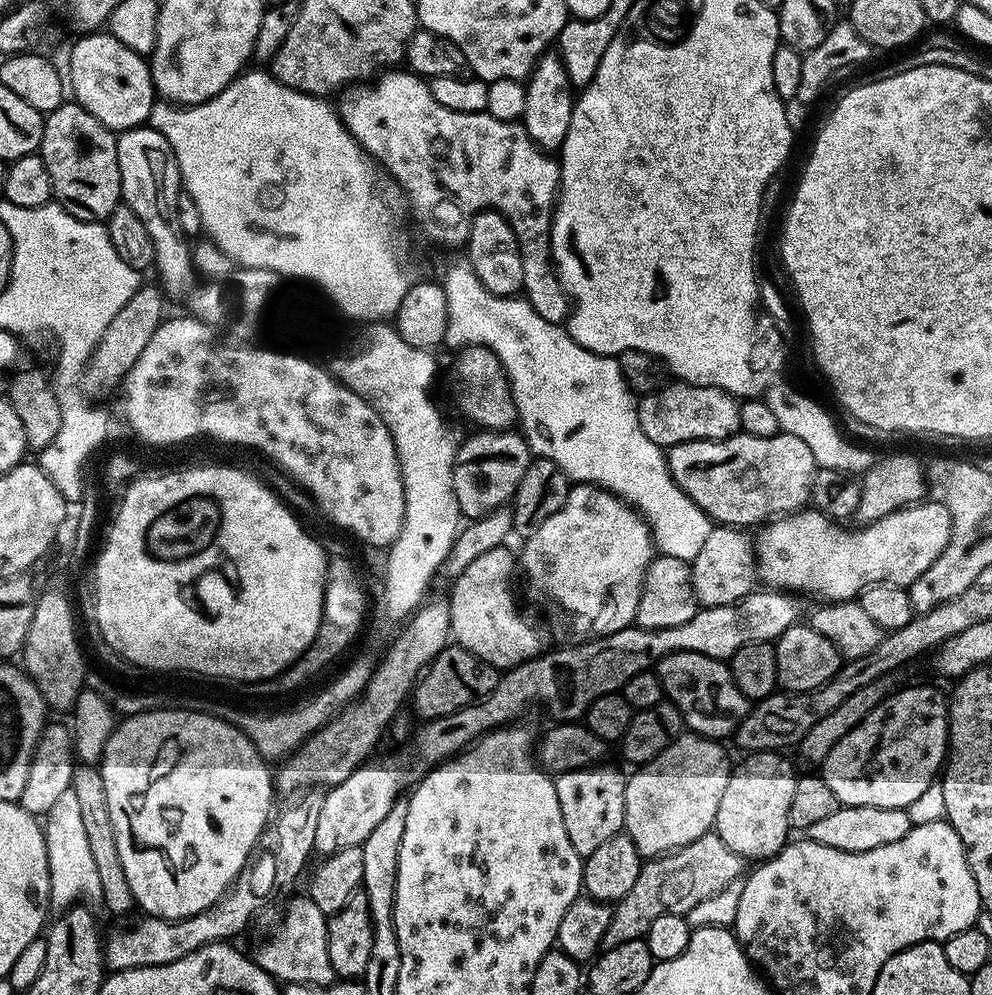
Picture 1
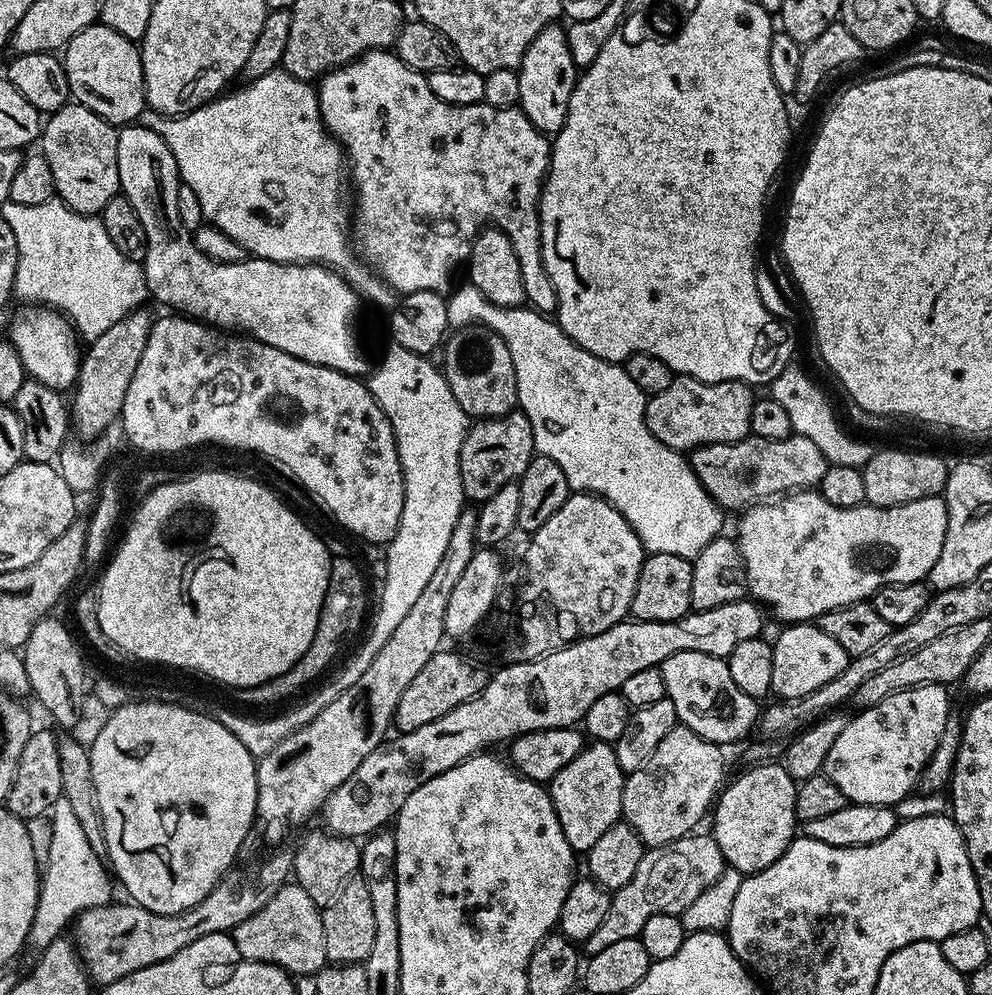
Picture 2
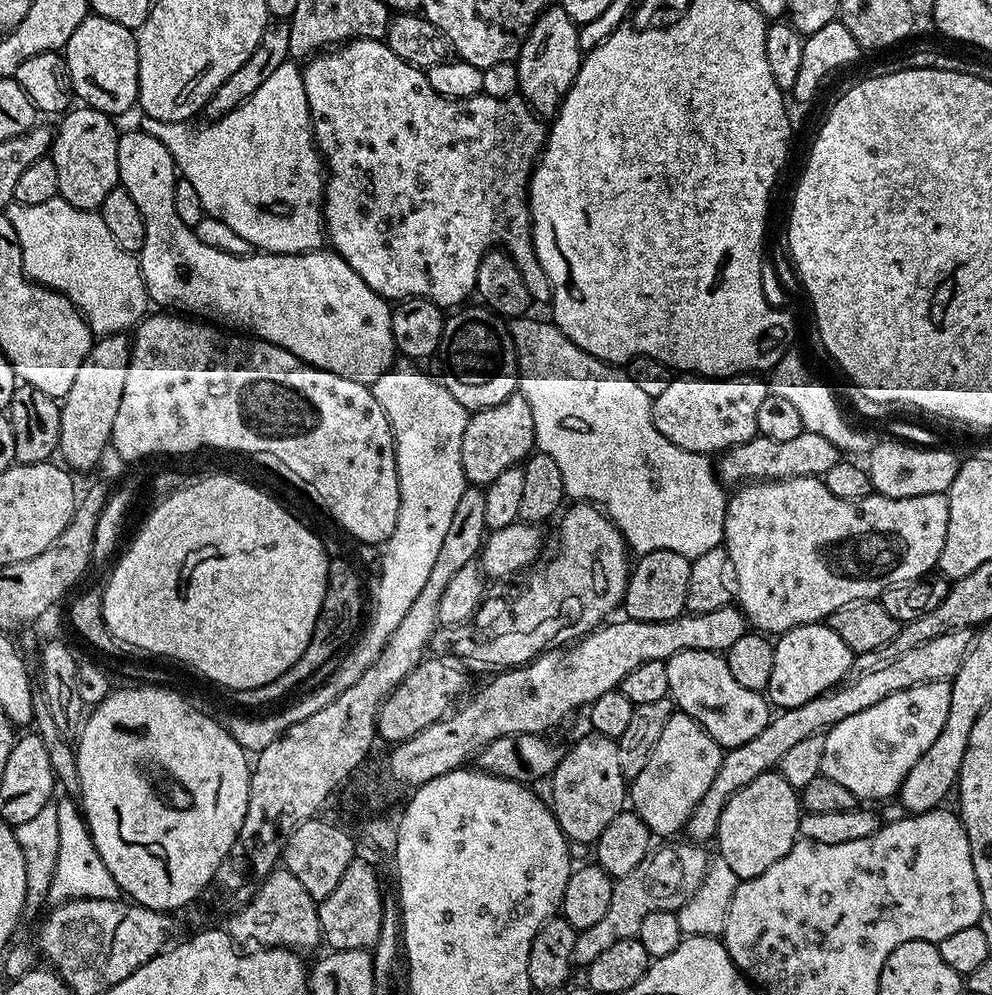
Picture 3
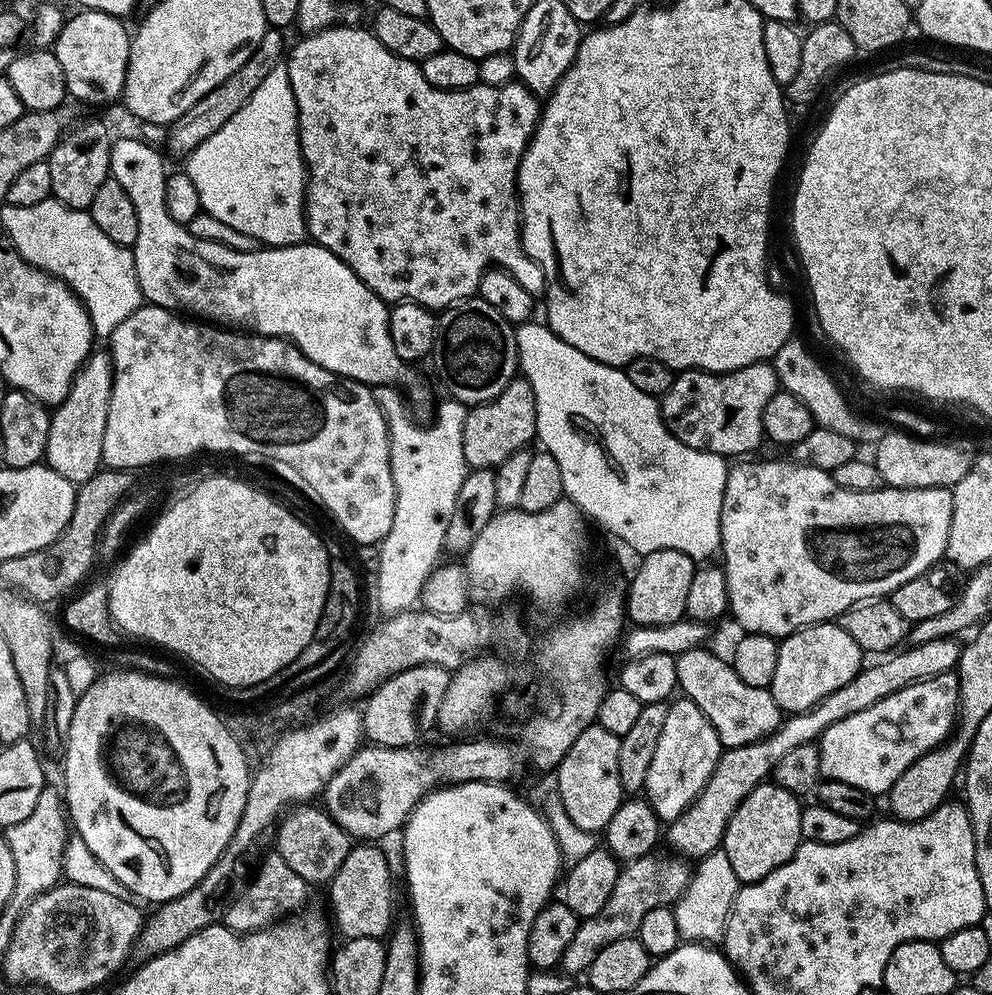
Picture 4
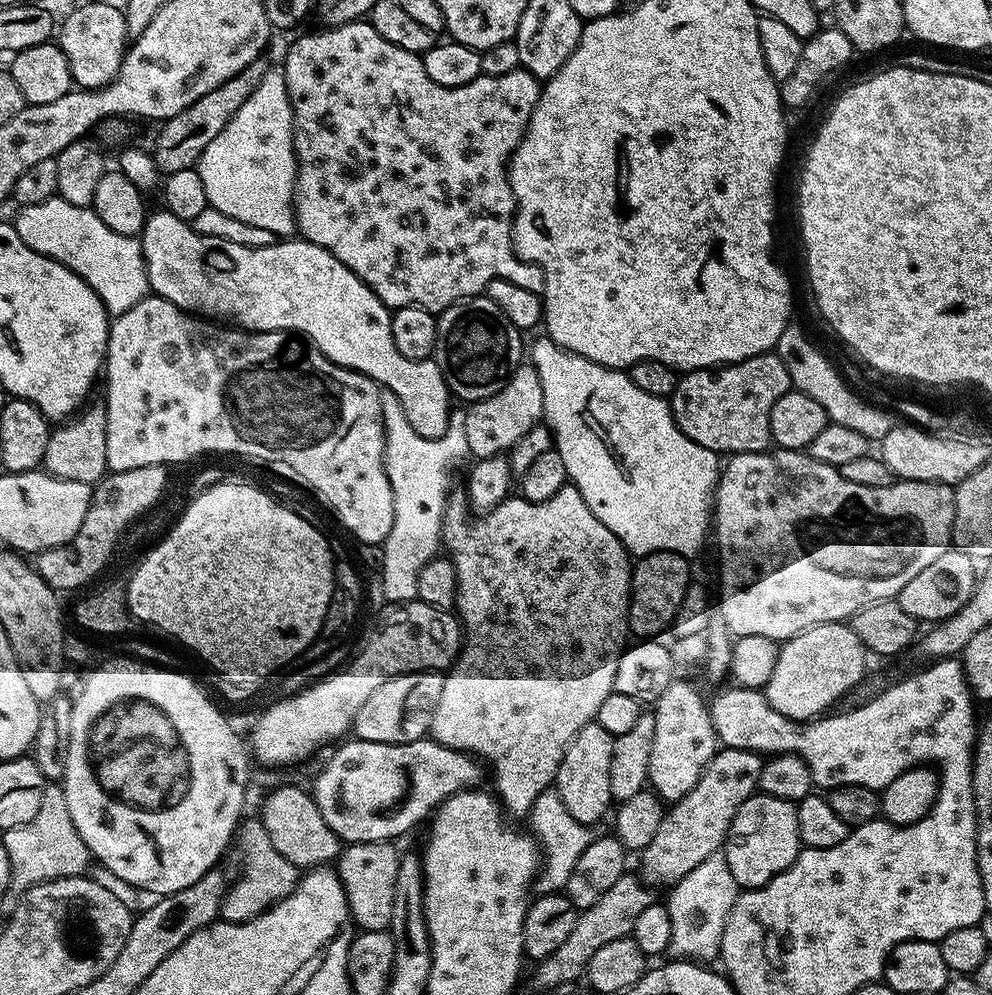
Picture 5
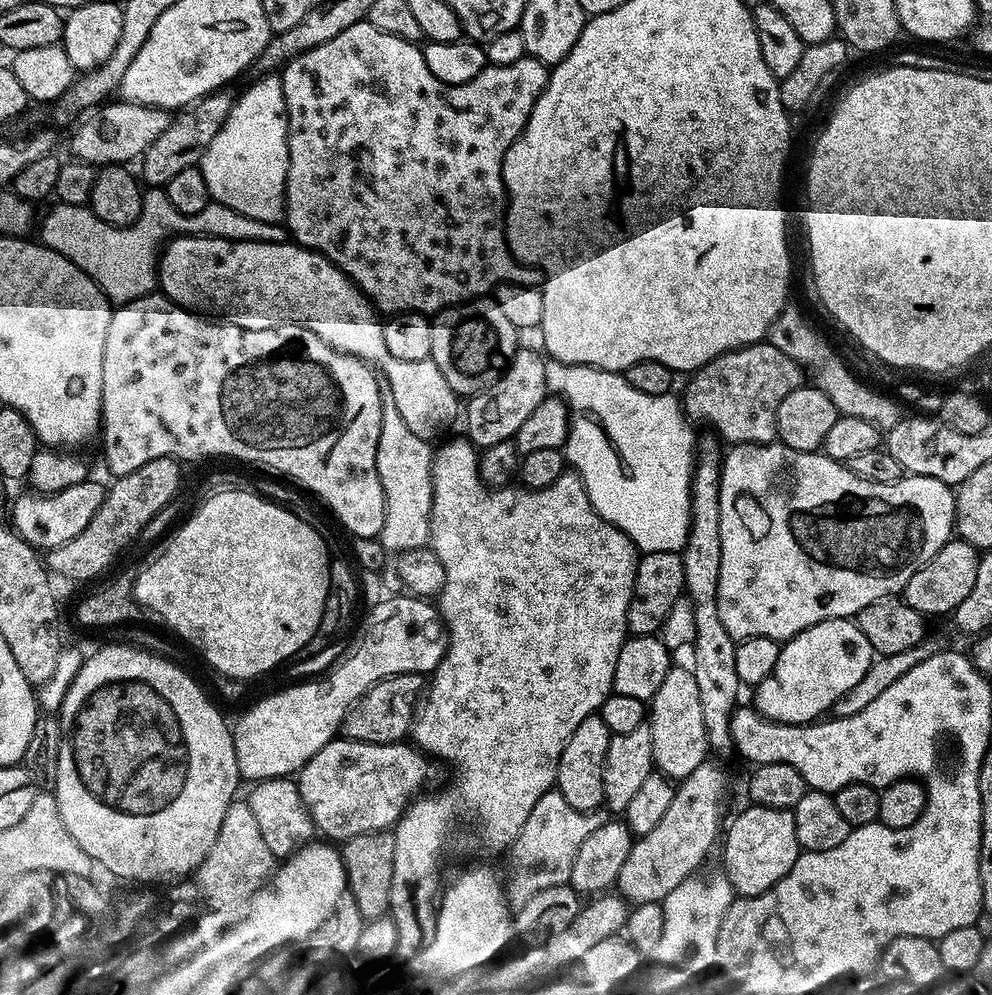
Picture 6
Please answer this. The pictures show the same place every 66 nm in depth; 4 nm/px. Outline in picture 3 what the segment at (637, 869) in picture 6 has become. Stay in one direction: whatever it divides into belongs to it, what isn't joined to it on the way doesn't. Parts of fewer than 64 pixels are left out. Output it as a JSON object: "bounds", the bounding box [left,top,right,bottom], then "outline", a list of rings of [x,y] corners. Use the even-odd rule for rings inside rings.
{"bounds":[686,628,974,842],"outline":[[[959,628],[950,630],[946,634],[938,634],[938,638],[930,638],[930,642],[922,642],[922,646],[914,646],[914,650],[906,650],[906,654],[898,654],[898,658],[886,662],[870,674],[849,679],[841,686],[815,696],[802,706],[789,708],[776,714],[780,716],[774,717],[772,724],[766,725],[761,732],[759,729],[752,735],[750,742],[737,748],[727,749],[721,755],[718,774],[710,790],[702,794],[698,806],[694,806],[690,814],[686,825],[687,839],[692,842],[711,841],[716,835],[722,810],[729,798],[738,789],[745,788],[751,780],[758,778],[758,774],[773,771],[779,765],[782,754],[786,754],[786,750],[792,749],[797,742],[802,742],[802,738],[823,733],[853,714],[862,714],[862,710],[870,710],[870,706],[882,702],[882,698],[890,698],[890,694],[898,694],[898,690],[910,690],[910,686],[918,686],[926,682],[952,681],[958,674],[958,666],[962,666],[966,654],[971,650],[973,639],[974,632],[970,628]]]}

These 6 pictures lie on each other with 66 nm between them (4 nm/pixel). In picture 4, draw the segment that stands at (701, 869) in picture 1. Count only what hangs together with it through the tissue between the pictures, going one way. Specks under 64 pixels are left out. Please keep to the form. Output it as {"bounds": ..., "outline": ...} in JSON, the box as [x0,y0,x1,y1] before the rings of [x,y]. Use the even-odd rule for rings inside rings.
{"bounds":[561,859,690,975],"outline":[[[672,859],[676,860],[664,860],[661,864],[632,862],[619,869],[606,906],[598,915],[581,921],[573,941],[566,948],[561,960],[563,971],[566,970],[570,974],[580,973],[580,975],[585,973],[593,964],[599,950],[604,949],[610,942],[635,935],[640,929],[643,918],[650,910],[675,905],[676,899],[686,890],[690,879],[690,868],[684,865],[687,863],[683,859]]]}

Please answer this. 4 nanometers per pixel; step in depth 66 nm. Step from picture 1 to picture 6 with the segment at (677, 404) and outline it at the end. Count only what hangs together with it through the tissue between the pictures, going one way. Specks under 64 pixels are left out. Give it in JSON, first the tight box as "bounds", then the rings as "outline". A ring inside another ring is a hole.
{"bounds":[682,342,806,445],"outline":[[[761,342],[759,344],[748,344],[745,348],[735,348],[733,352],[722,354],[706,366],[697,368],[691,373],[688,385],[684,388],[682,395],[682,407],[684,415],[689,421],[705,420],[711,431],[721,441],[729,445],[738,444],[770,444],[777,439],[776,415],[778,414],[778,402],[790,394],[790,390],[801,387],[806,380],[805,369],[796,363],[794,358],[786,358],[782,350],[778,350],[773,344]]]}

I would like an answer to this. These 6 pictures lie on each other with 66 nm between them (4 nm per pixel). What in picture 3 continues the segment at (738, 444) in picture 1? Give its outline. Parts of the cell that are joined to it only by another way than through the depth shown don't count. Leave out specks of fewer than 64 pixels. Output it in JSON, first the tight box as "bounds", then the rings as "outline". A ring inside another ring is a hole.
{"bounds":[718,432,842,486],"outline":[[[803,432],[798,434],[798,438],[790,438],[781,444],[756,434],[746,443],[727,449],[720,458],[720,464],[718,460],[719,479],[725,485],[739,486],[745,482],[785,480],[795,476],[819,476],[822,478],[826,474],[826,470],[830,470],[830,466],[834,466],[834,462],[842,459],[842,453],[832,442],[822,438],[822,434]]]}

